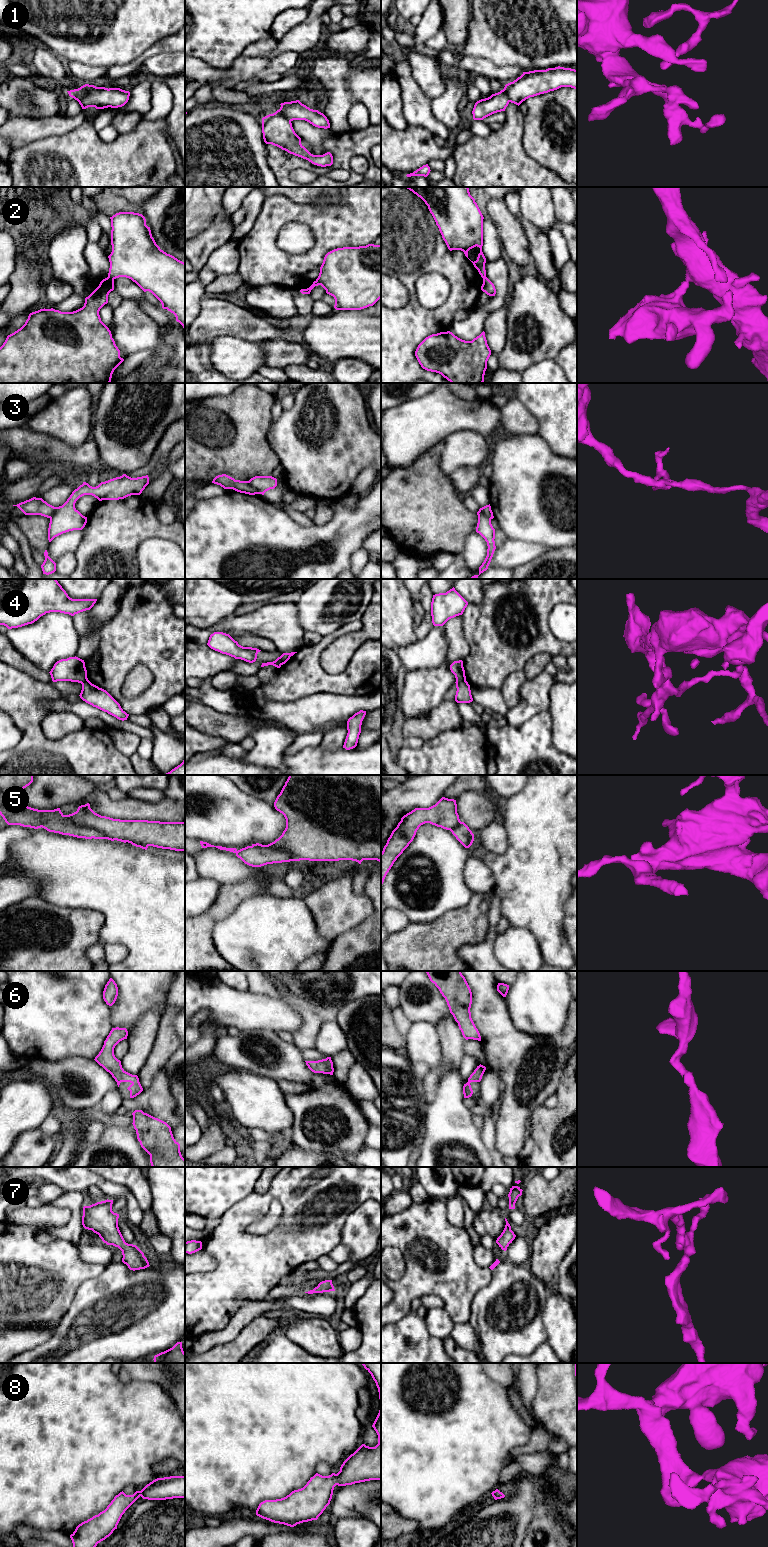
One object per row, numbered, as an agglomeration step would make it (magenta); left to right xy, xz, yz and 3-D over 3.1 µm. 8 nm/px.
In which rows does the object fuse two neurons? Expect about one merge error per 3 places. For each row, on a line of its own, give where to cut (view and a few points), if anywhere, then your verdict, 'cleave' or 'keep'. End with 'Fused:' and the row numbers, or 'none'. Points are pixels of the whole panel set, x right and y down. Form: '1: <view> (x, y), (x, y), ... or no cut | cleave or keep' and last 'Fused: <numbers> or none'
1: xy (92, 85), (89, 92), (78, 101) | cleave
2: xy (108, 276), (113, 280) | cleave
3: xz (247, 481), (257, 493) | cleave
4: yz (456, 679), (465, 681) | cleave
5: xy (41, 820), (52, 810), (77, 824), (92, 827), (113, 840) | cleave
6: no cut | keep
7: no cut | keep
8: no cut | keep
Fused: 1, 2, 3, 4, 5

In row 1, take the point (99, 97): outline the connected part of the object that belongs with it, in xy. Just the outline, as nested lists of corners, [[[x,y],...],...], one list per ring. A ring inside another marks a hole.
[[[92,85],[87,96],[78,101],[82,109],[95,107],[96,109],[118,108],[129,100],[130,92],[120,88],[105,88]]]

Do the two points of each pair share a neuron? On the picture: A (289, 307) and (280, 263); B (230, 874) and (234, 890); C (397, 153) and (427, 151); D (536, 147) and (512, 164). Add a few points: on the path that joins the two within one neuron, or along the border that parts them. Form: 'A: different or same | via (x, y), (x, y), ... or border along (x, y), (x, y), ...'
A: different | border along (262, 284), (281, 284), (290, 289)
B: different | border along (254, 876), (221, 885)
C: same | via (404, 151), (420, 151)
D: different | border along (522, 131), (524, 151), (546, 168)

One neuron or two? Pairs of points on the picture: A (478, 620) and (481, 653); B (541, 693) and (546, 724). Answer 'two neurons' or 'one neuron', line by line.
A: one neuron
B: two neurons

